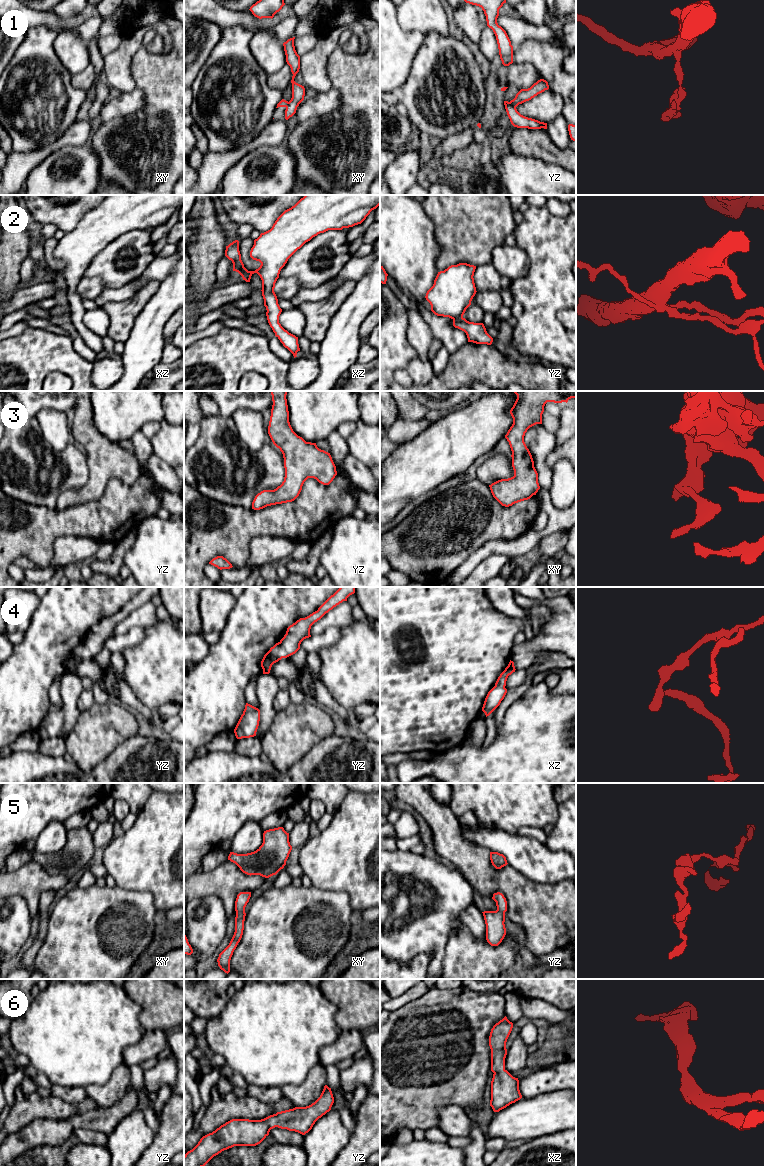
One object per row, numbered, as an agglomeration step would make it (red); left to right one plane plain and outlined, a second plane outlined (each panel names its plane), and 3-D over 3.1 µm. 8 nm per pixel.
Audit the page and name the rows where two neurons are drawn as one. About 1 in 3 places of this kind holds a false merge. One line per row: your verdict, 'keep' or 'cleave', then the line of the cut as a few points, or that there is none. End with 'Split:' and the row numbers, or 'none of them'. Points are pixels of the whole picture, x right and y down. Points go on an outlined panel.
1: cleave; cut yz (508, 102), (515, 108)
2: cleave; cut yz (462, 316), (453, 320)
3: keep; cut none
4: keep; cut none
5: keep; cut none
6: keep; cut none
Split: 1, 2

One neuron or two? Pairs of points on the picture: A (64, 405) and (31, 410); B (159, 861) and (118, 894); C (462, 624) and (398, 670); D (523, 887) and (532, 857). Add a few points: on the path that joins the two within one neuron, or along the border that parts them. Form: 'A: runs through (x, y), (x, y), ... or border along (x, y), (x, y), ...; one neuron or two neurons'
A: runs through (56, 402), (39, 402); one neuron
B: border along (116, 884), (126, 889), (143, 890), (148, 893); two neurons
C: runs through (446, 640), (422, 663), (414, 665); one neuron
D: border along (508, 863), (533, 881), (549, 883); two neurons

